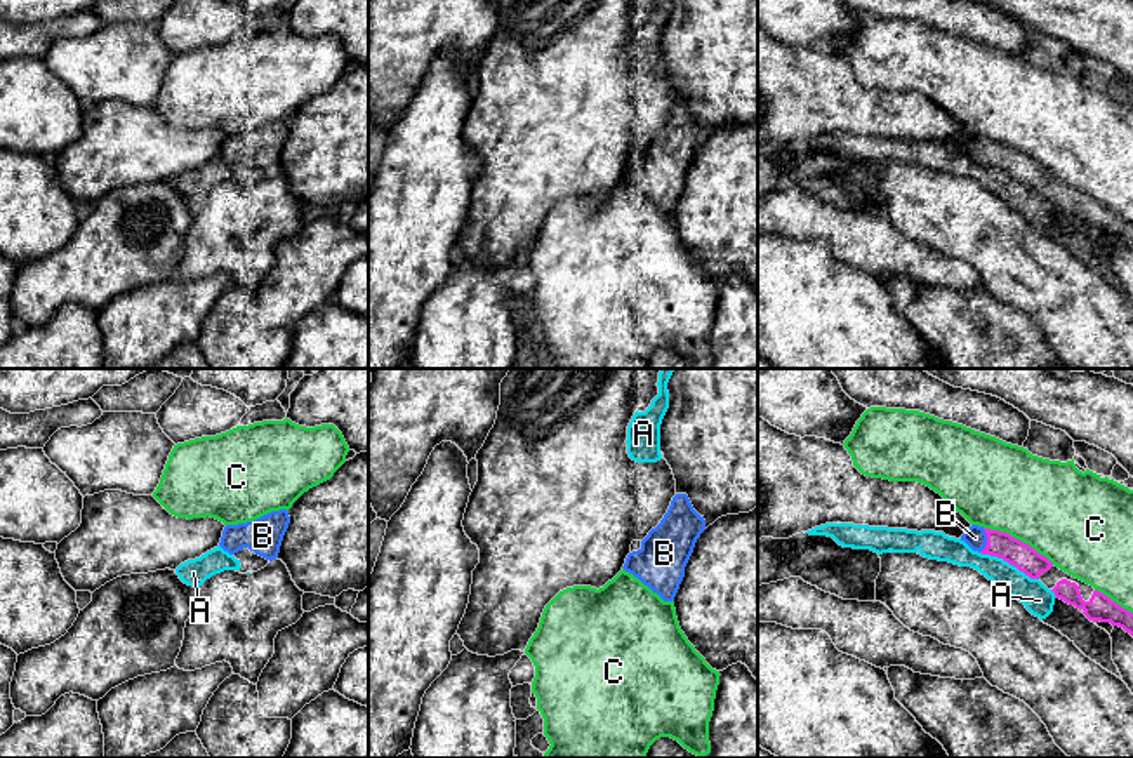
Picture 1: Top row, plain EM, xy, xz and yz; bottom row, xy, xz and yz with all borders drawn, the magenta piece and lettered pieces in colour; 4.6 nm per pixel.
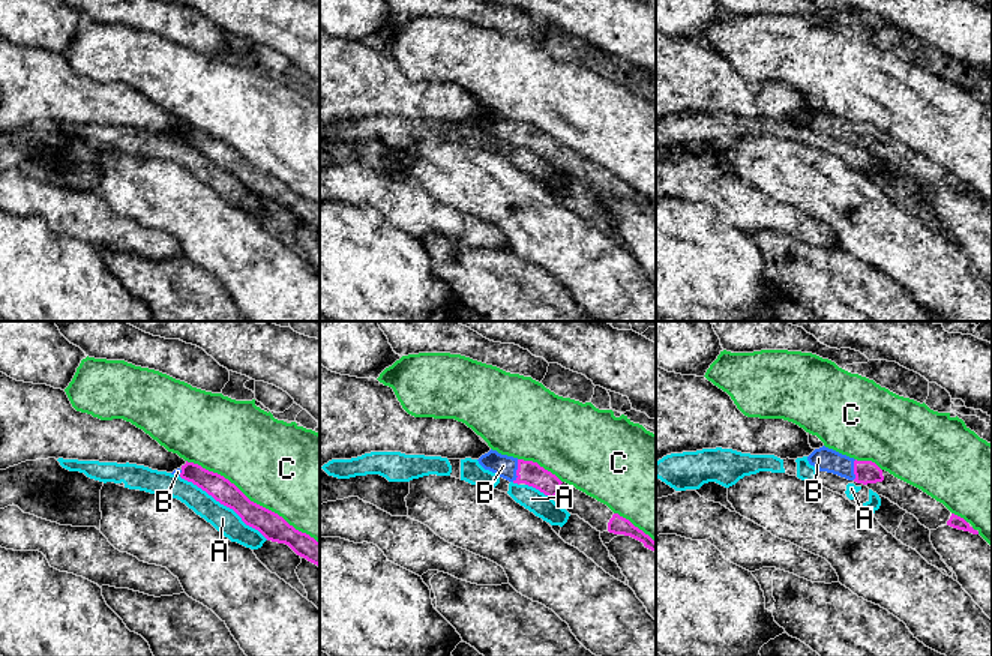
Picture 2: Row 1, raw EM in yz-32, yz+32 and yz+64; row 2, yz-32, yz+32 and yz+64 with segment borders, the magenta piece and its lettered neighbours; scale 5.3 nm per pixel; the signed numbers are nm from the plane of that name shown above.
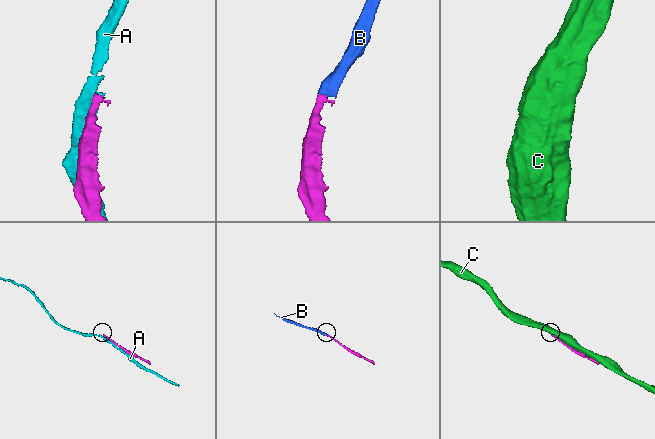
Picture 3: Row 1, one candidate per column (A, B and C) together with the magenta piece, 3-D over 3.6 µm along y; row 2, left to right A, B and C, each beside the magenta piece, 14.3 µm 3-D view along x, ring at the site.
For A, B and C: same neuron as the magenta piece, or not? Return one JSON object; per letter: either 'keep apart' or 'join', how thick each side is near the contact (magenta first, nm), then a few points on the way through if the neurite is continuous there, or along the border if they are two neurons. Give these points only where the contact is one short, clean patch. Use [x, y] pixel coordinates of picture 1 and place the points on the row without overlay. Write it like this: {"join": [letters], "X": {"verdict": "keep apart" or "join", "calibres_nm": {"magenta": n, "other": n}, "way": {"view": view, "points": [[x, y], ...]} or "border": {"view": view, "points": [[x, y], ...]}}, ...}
{"join": ["B"], "A": {"verdict": "keep apart", "calibres_nm": {"magenta": 120, "other": 140}}, "B": {"verdict": "join", "calibres_nm": {"magenta": 120, "other": 100}}, "C": {"verdict": "keep apart", "calibres_nm": {"magenta": 120, "other": 420}}}

